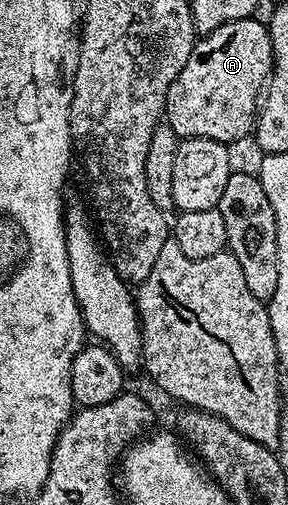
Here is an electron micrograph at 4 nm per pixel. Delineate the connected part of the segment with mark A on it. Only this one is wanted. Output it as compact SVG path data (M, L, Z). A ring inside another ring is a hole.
M254 17L235 19L218 29L201 34L190 53L190 61L182 65L182 73L170 85L166 122L181 140L212 138L214 141L234 145L239 139L253 134L262 92L272 73L272 42L267 23L259 23Z

